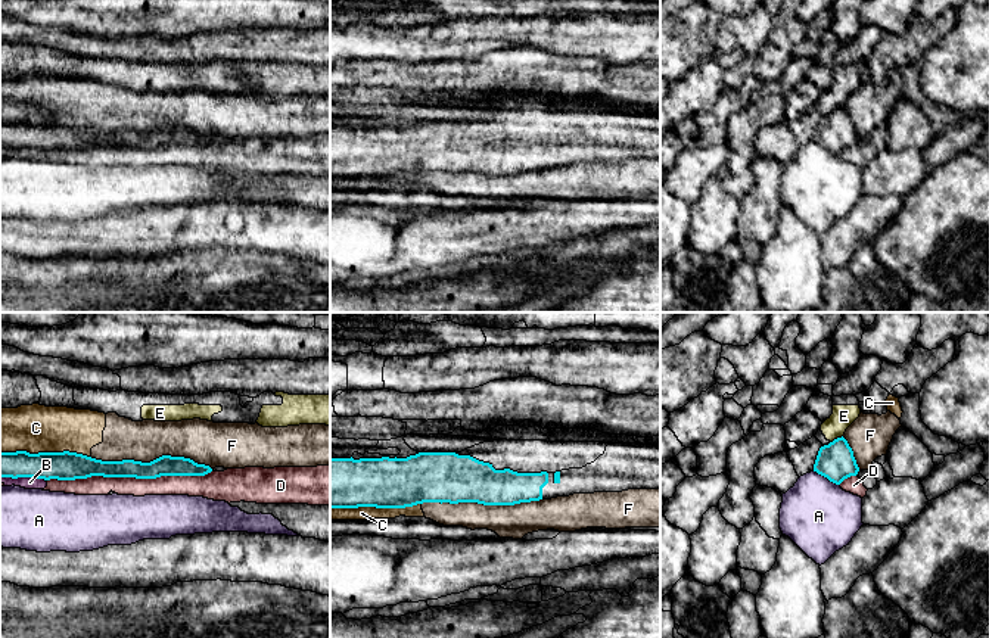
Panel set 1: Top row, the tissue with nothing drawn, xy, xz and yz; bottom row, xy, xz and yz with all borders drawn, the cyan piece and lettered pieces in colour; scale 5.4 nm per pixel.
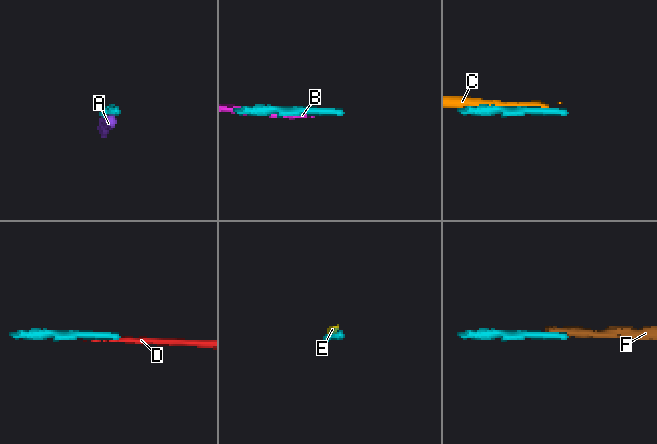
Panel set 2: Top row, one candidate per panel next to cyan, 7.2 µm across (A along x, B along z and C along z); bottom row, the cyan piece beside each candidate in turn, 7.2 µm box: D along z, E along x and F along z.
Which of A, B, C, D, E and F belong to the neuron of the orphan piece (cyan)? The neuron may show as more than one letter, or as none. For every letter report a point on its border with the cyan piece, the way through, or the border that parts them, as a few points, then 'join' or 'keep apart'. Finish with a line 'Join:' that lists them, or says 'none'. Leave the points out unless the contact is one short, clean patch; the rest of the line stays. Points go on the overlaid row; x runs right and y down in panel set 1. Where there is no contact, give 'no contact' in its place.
A: meets cyan in yz at (827, 478); keep apart
B: meets cyan in xy at (22, 476); keep apart
C: meets cyan in xy at (46, 453); keep apart
D: meets cyan in xy at (128, 476); keep apart
E: meets cyan in yz at (837, 438); keep apart
F: meets cyan in xy at (151, 461); keep apart
Join: none

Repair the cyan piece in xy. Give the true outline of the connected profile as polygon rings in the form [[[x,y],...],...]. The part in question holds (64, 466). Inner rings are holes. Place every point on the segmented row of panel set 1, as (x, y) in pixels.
[[[0,452],[0,477],[75,480],[91,476],[156,479],[161,476],[205,476],[212,469],[190,458],[162,455],[150,463],[102,461],[77,452]]]

